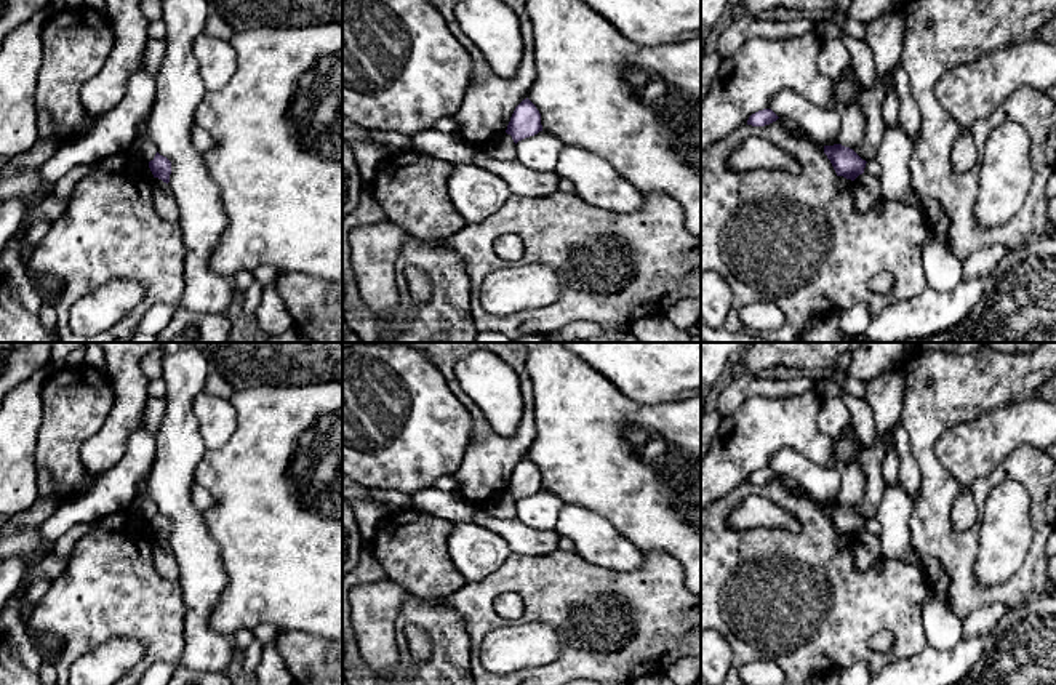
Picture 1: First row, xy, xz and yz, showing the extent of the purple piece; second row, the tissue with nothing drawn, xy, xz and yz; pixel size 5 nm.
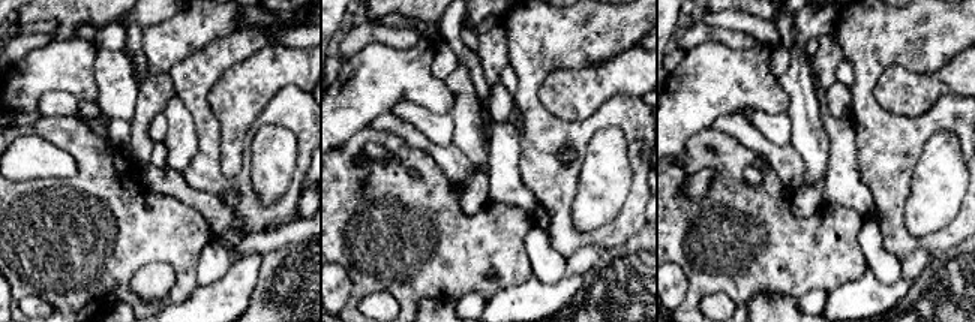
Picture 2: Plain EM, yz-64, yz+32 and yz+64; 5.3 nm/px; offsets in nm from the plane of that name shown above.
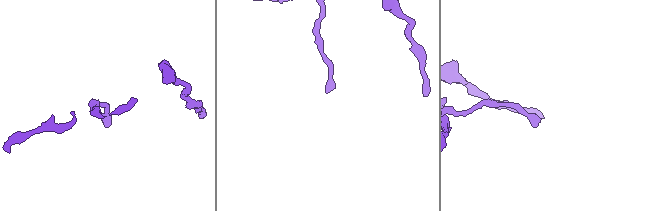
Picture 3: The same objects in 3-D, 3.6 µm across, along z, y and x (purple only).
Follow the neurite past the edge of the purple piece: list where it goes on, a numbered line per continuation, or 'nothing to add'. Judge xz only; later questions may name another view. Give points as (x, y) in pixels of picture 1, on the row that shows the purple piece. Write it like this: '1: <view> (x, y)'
nothing to add

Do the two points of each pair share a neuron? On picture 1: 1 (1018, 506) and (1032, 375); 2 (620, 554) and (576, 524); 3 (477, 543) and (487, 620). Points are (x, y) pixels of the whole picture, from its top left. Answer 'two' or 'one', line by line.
1: two
2: one
3: two

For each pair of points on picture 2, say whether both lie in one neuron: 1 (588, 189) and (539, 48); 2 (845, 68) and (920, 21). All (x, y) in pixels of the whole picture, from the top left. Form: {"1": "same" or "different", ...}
{"1": "different", "2": "different"}

